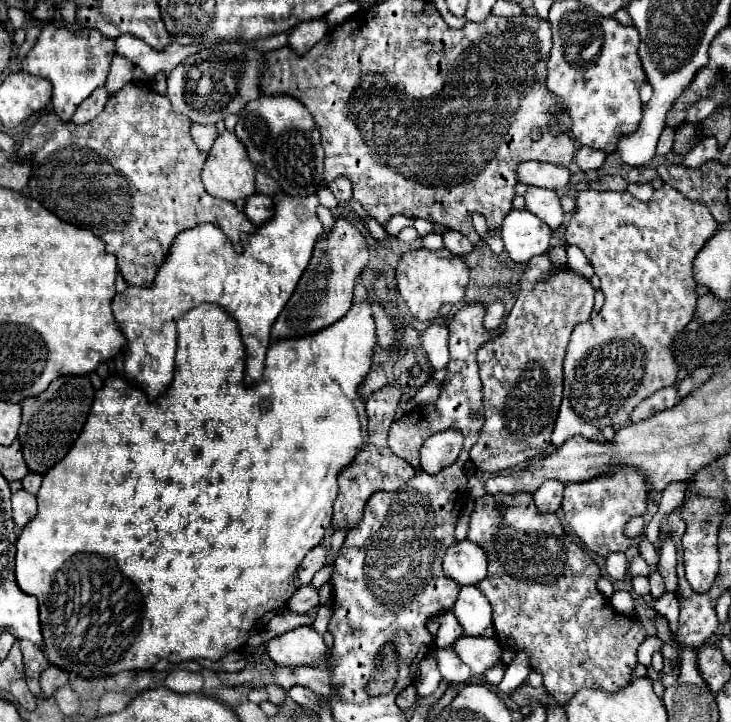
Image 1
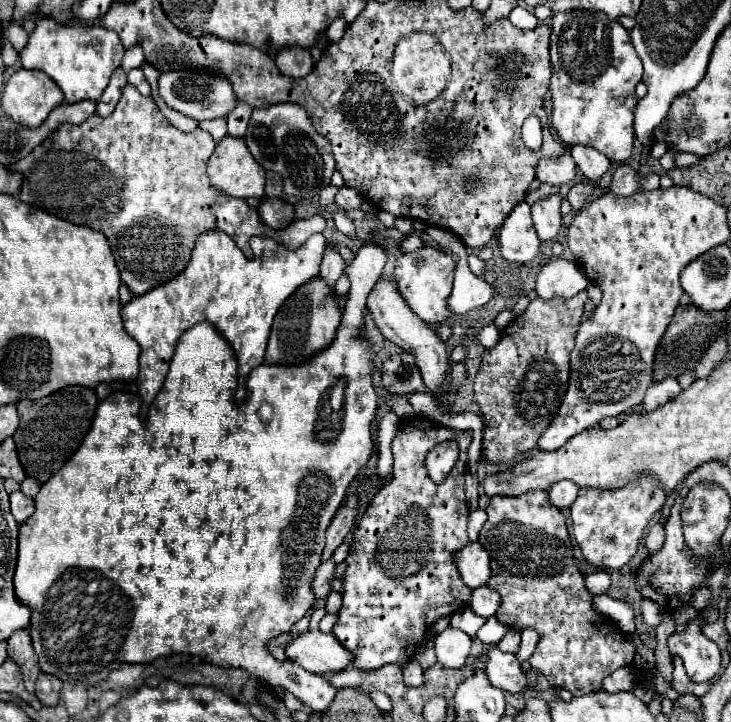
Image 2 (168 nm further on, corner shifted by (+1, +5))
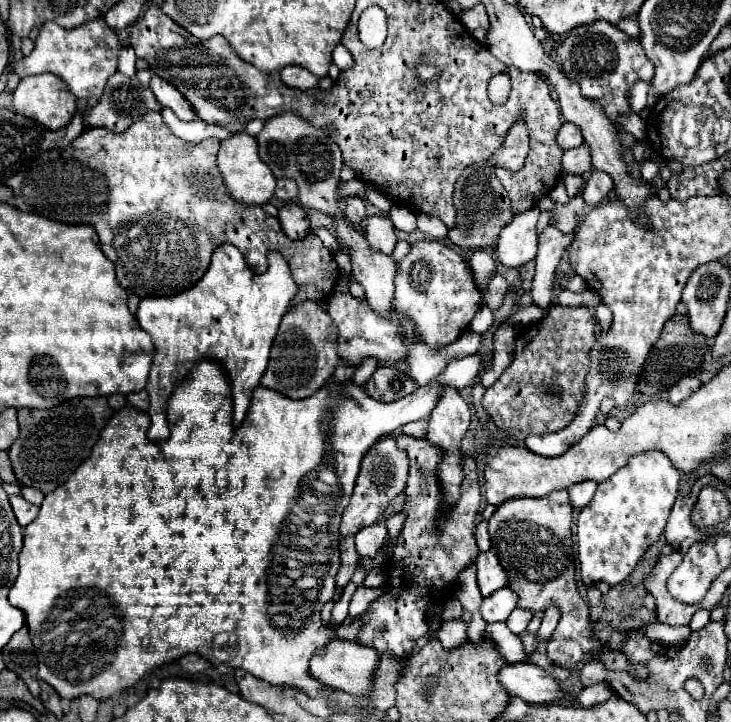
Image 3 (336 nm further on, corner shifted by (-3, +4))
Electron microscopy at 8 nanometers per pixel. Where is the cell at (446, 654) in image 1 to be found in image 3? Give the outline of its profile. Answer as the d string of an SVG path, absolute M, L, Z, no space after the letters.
M448 619L442 621L442 627L438 629L438 639L442 647L454 649L466 641L466 621L464 619Z

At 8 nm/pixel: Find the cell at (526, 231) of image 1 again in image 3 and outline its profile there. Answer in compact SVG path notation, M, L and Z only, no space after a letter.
M534 207L530 211L514 215L514 219L506 227L502 227L496 241L496 255L502 265L516 269L536 257L538 215L540 209Z

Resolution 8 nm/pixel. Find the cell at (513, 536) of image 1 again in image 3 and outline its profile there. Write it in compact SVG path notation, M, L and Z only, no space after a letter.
M554 491L542 499L510 499L502 503L490 523L492 549L500 559L500 565L510 577L510 589L518 595L518 607L530 611L546 611L550 603L558 603L562 619L548 641L548 657L566 669L580 671L586 661L600 659L610 671L626 671L636 681L648 679L644 665L630 665L624 653L614 653L608 647L596 649L598 639L592 637L590 611L576 589L576 567L572 555L572 503L568 491Z

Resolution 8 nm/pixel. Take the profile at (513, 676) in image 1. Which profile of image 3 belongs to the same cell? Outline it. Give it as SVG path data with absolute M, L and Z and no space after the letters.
M550 605L550 607L546 609L544 621L542 621L540 629L538 629L538 639L540 639L540 641L548 641L548 639L550 639L550 635L554 633L554 629L556 629L556 625L558 625L558 619L560 619L558 605Z

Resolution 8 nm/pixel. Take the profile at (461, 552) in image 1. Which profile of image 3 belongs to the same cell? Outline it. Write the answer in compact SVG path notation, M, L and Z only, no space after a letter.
M494 551L480 553L476 557L476 565L478 565L478 587L482 597L488 597L494 591L508 585L508 575L498 563L498 557L494 555Z

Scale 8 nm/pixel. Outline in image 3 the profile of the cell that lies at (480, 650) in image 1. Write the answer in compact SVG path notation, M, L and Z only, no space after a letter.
M532 663L506 665L498 673L498 681L510 695L520 697L530 705L548 705L570 697L570 693L556 685L556 679L550 673Z

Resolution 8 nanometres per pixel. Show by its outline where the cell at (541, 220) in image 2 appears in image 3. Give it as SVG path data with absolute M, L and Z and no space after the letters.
M548 225L538 237L538 255L536 255L536 273L532 279L532 299L534 305L544 309L544 315L554 305L554 281L558 263L564 257L566 249L572 245L574 235L562 233L554 225Z

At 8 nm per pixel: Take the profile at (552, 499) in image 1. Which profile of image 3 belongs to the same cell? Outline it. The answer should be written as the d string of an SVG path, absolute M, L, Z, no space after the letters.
M582 481L582 483L576 483L574 487L570 487L568 493L570 493L572 505L578 509L586 507L586 503L590 503L590 499L594 497L596 487L598 487L598 483L594 483L594 481Z

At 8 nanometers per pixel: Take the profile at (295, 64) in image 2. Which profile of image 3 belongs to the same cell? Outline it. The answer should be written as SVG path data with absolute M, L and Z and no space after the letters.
M290 65L290 67L284 67L280 71L280 79L284 85L288 87L294 87L294 89L314 89L318 87L318 77L314 77L310 71L306 71L304 67L296 67L296 65Z

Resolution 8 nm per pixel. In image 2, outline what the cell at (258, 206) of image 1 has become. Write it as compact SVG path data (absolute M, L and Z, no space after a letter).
M262 198L258 206L258 214L262 222L274 230L286 228L294 220L294 208L282 198Z

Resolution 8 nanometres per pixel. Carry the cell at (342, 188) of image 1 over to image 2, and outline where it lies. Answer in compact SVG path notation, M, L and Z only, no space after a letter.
M340 186L338 194L336 194L336 206L338 206L340 210L354 210L354 208L358 208L362 202L364 202L364 198L362 198L354 188Z

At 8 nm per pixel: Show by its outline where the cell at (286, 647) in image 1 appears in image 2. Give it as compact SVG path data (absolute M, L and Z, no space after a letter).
M316 610L310 620L308 632L296 636L286 646L288 660L300 664L304 670L314 674L326 674L344 670L352 662L352 654L334 638L334 634L324 634L318 628L324 610Z

